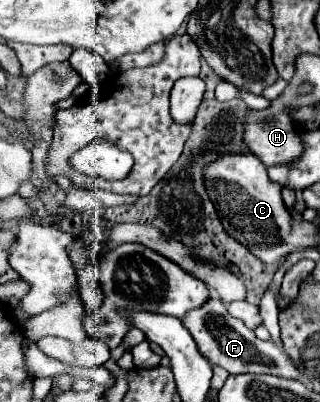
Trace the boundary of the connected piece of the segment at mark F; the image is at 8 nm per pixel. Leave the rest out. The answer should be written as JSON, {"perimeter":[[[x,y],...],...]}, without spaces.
{"perimeter":[[[211,297],[209,303],[205,303],[205,307],[189,311],[183,325],[189,329],[201,353],[209,359],[211,365],[219,365],[233,375],[267,373],[285,379],[301,379],[301,373],[297,371],[293,361],[273,341],[259,341],[251,329],[247,329],[243,323],[239,323],[239,319],[227,313],[227,305],[221,303],[217,297]]]}

